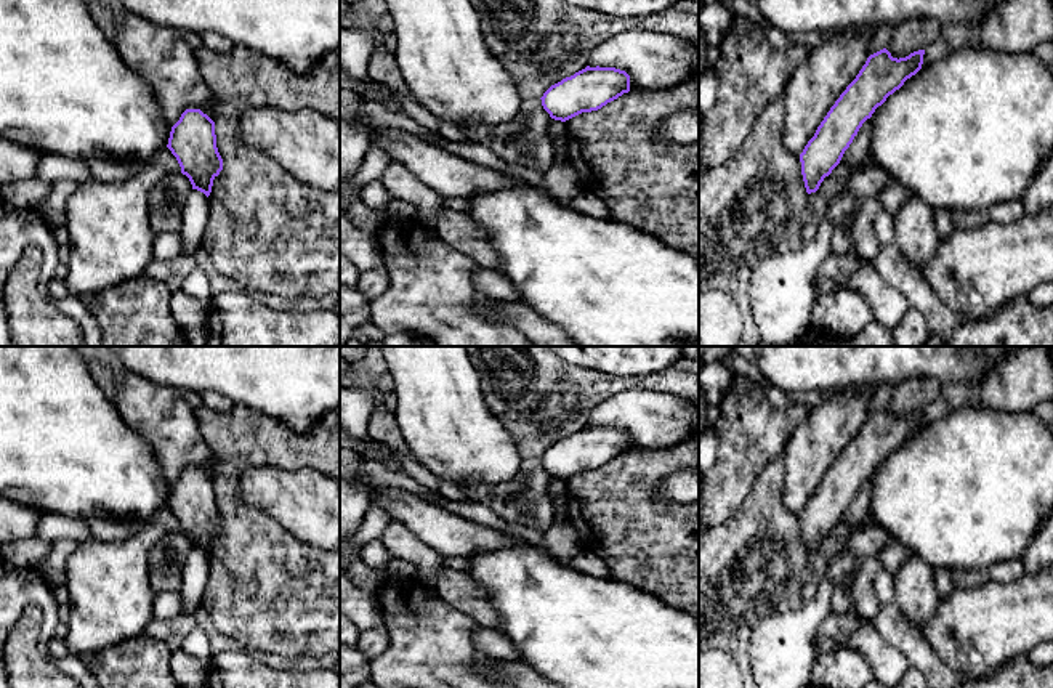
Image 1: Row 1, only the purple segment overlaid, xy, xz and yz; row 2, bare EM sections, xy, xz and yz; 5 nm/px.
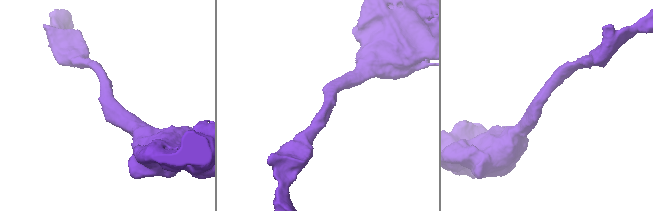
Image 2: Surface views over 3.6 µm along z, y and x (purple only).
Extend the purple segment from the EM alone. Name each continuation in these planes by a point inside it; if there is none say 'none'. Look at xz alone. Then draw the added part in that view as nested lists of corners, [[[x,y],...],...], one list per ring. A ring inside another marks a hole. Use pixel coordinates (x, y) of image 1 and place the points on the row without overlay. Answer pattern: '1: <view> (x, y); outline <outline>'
none

